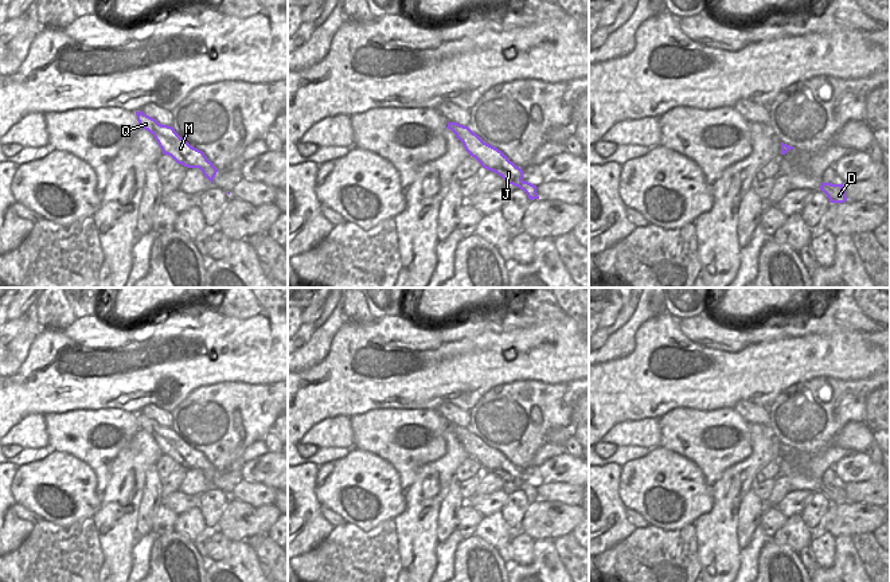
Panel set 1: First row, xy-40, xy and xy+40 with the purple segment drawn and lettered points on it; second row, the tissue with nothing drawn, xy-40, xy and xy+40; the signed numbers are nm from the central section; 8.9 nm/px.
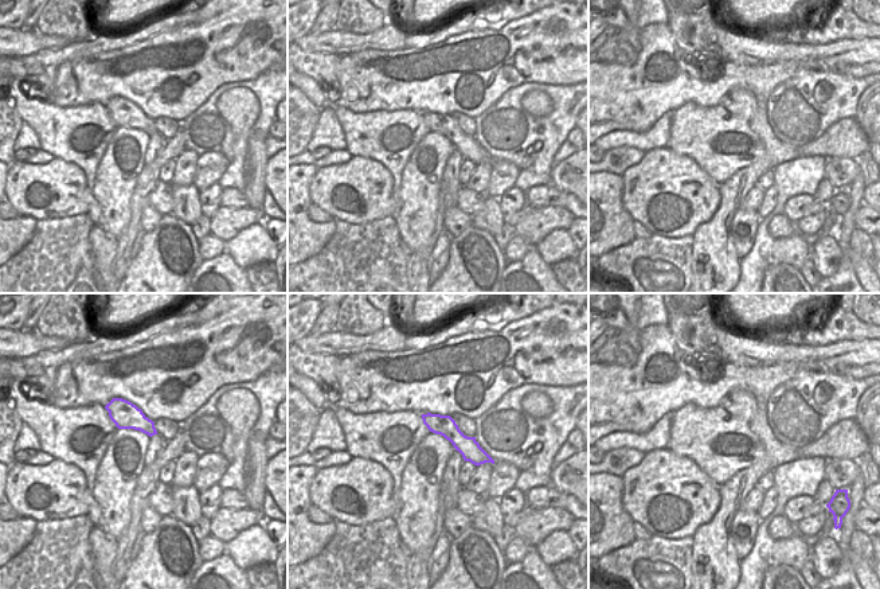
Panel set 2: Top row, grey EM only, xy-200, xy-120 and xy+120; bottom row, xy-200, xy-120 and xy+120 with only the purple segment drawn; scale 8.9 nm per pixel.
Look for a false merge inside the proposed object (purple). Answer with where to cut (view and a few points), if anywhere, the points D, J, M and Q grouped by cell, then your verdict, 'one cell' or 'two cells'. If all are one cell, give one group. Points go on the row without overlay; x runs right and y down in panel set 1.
no cut | D J M Q | one cell

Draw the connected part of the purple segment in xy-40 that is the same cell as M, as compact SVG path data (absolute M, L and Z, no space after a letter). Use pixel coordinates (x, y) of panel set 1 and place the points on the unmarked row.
M141 411L136 413L136 417L138 427L153 435L163 456L171 457L177 465L187 469L199 469L212 485L218 470L207 461L202 452L191 448L172 427L159 425Z

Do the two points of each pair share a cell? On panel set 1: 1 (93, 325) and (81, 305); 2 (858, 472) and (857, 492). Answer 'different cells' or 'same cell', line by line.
1: different cells
2: different cells

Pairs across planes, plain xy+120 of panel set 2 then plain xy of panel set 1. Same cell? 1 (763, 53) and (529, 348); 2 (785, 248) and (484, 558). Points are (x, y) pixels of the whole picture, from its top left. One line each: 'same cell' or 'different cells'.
1: different cells
2: different cells

